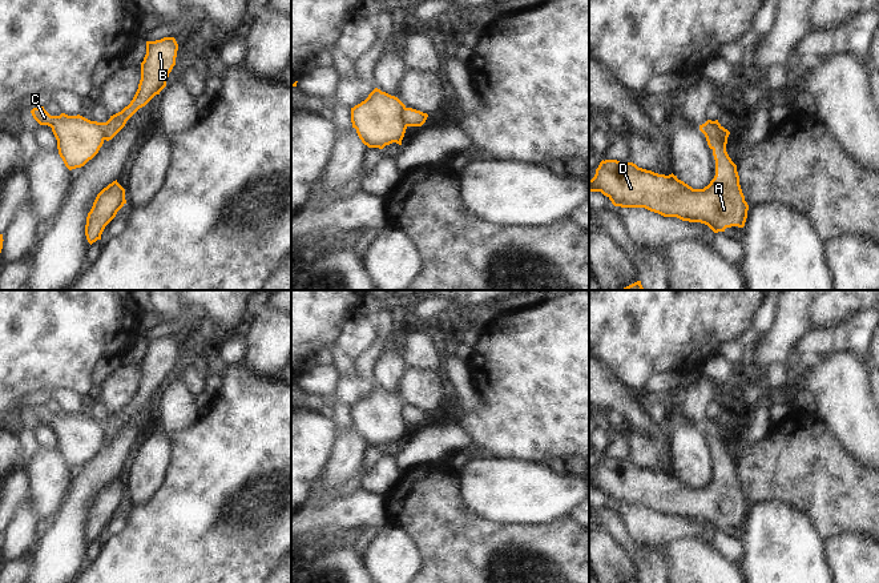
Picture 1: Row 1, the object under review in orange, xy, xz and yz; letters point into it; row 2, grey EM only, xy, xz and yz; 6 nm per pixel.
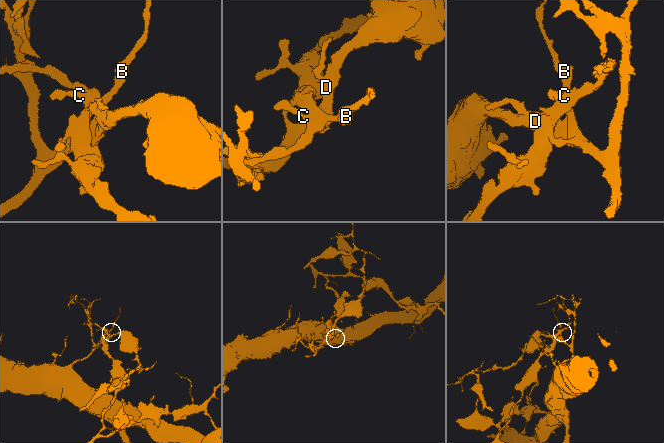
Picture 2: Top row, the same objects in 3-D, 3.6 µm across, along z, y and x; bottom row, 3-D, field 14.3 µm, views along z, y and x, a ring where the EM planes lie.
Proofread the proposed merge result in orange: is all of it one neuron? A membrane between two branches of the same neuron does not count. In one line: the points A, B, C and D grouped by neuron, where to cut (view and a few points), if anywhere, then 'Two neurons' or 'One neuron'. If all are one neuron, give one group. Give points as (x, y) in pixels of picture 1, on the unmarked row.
Groups: A B D / C. Split along yz (721, 425), (720, 438), (725, 442). Two neurons.

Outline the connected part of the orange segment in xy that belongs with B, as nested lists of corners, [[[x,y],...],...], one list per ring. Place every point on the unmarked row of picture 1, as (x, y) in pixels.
[[[174,335],[146,339],[146,353],[141,361],[138,387],[128,405],[105,421],[105,438],[112,438],[126,419],[166,385],[169,371],[176,363],[178,342]]]

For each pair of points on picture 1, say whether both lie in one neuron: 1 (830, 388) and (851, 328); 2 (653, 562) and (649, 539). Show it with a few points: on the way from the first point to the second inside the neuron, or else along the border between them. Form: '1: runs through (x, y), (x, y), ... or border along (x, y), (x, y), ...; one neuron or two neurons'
1: border along (819, 356), (851, 352), (865, 362); two neurons
2: border along (630, 542), (648, 554), (664, 547); two neurons

